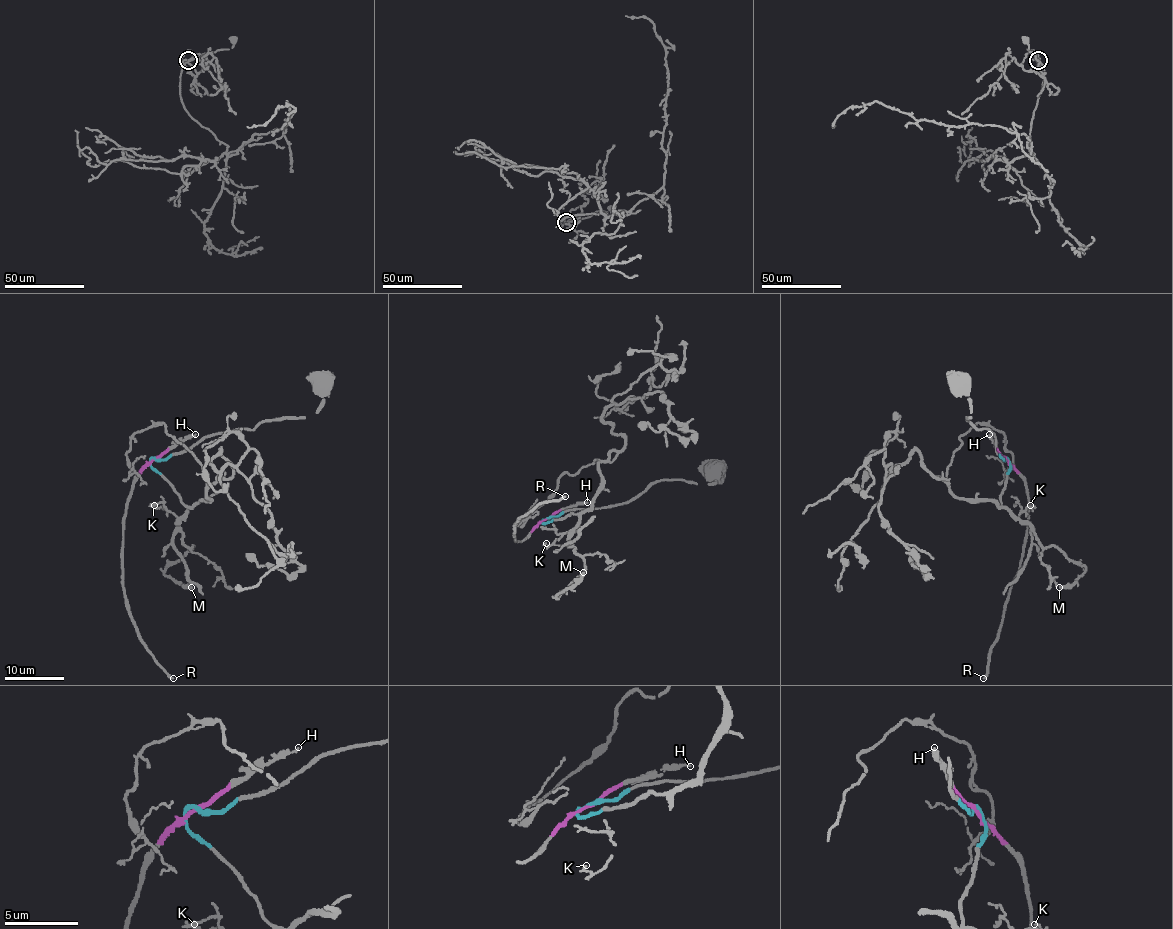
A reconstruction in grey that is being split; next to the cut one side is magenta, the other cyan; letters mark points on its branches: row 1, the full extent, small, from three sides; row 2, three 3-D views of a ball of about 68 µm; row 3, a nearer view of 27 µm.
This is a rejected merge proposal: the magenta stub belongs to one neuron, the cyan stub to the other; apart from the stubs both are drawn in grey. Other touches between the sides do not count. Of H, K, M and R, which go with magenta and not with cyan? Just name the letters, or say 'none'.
H, R

